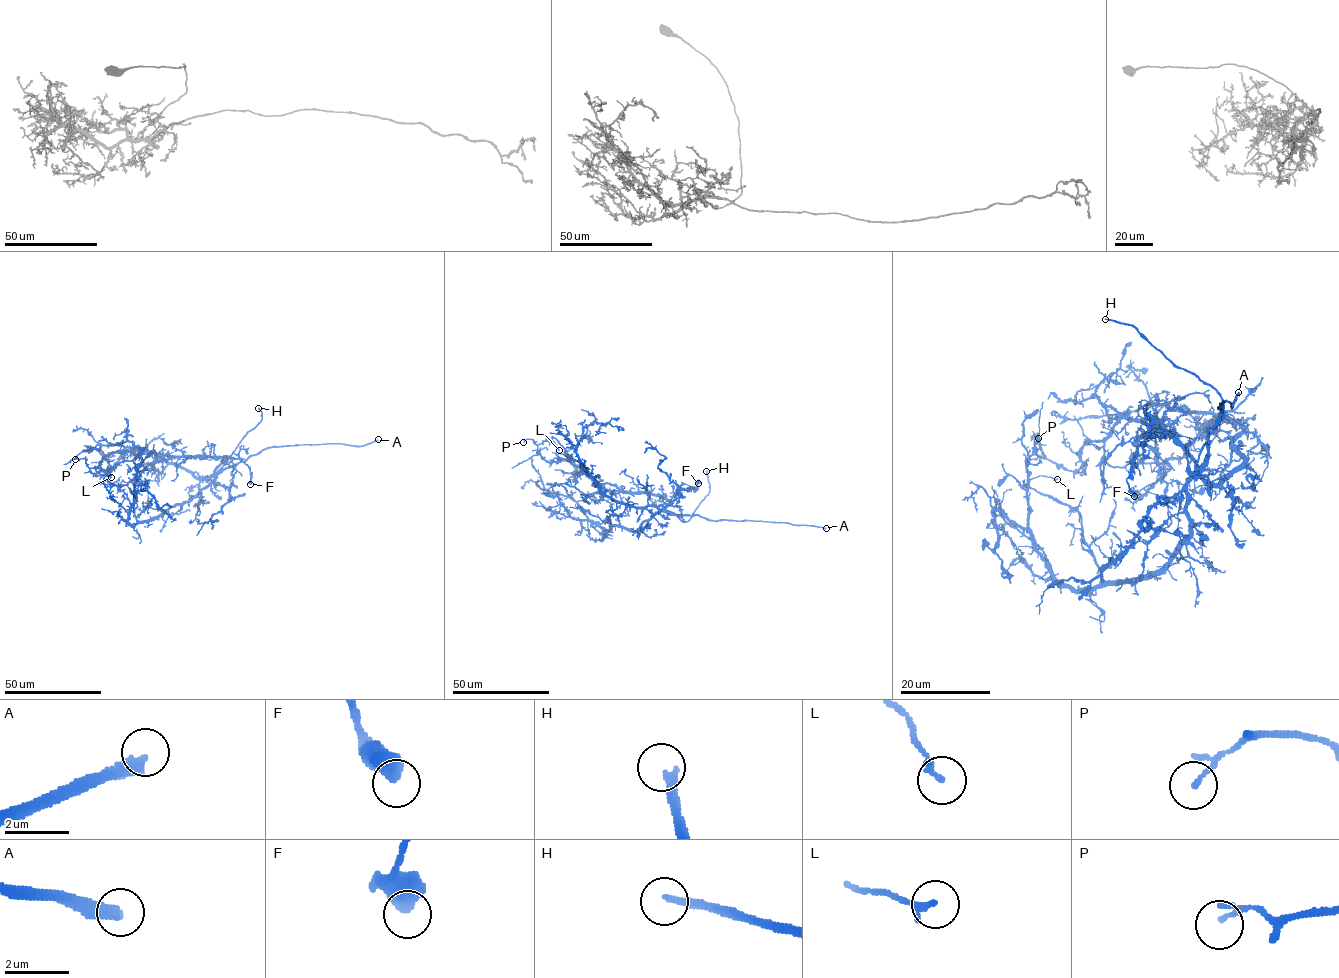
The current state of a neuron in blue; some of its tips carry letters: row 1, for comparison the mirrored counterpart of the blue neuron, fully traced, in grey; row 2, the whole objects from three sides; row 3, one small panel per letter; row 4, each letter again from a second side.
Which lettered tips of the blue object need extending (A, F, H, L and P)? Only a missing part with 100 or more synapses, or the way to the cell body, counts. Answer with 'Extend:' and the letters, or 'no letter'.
Extend: A, H

